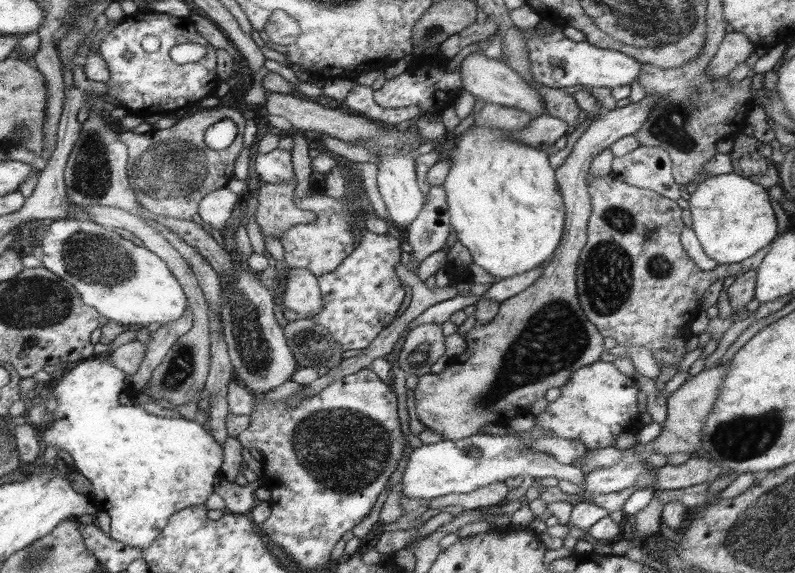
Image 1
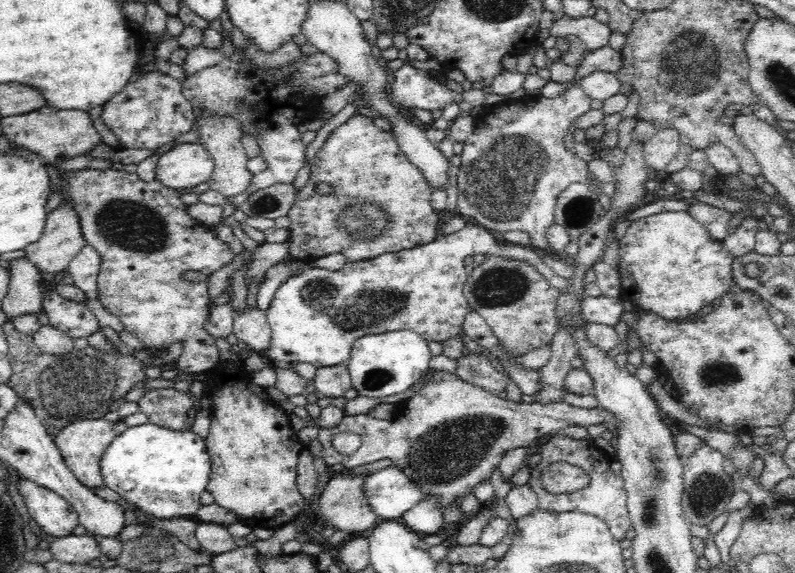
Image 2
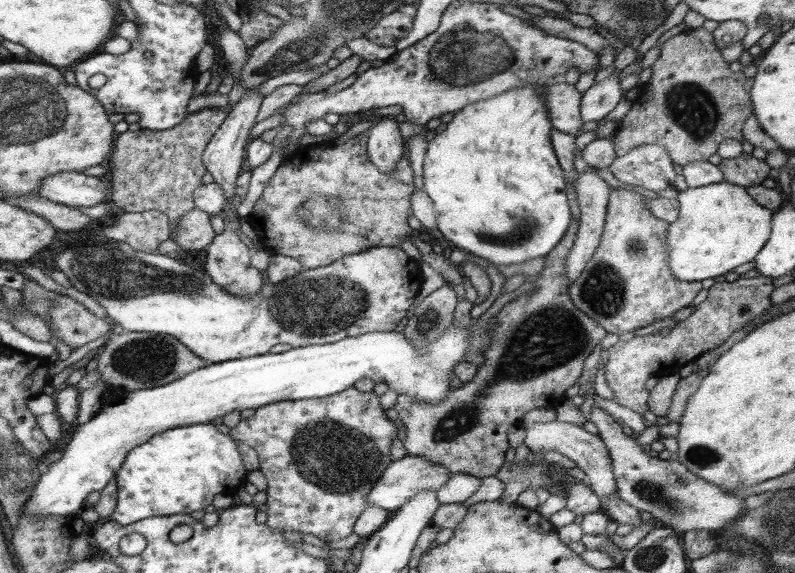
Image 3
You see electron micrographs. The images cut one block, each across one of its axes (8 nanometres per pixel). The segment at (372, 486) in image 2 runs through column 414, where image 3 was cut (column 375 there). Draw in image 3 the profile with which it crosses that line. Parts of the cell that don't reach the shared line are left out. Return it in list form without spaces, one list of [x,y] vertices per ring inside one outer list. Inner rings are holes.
[[[405,456],[405,458],[395,460],[387,466],[383,476],[375,482],[373,490],[367,494],[367,506],[379,506],[379,508],[385,508],[387,512],[395,512],[405,502],[409,502],[411,498],[415,498],[417,494],[421,494],[425,490],[439,492],[447,484],[449,478],[451,478],[451,470],[447,466],[441,466],[441,464],[431,462],[427,458],[421,458],[421,456],[417,456],[417,458]]]

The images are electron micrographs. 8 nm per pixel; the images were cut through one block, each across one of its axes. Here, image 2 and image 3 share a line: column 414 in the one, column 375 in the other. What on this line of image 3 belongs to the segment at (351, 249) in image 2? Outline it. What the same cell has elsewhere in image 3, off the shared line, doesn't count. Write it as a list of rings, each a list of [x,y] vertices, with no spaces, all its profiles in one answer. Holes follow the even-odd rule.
[[[365,132],[353,136],[341,146],[335,146],[333,142],[305,146],[297,144],[297,150],[283,158],[273,178],[265,184],[263,194],[245,220],[253,226],[265,252],[295,258],[301,262],[303,270],[319,270],[321,266],[339,262],[347,254],[359,254],[373,248],[399,248],[401,240],[409,240],[413,228],[407,220],[413,212],[411,196],[417,190],[413,188],[413,178],[415,172],[411,172],[411,162],[407,162],[407,158],[403,158],[393,172],[379,172],[379,168],[375,168],[367,156]]]

